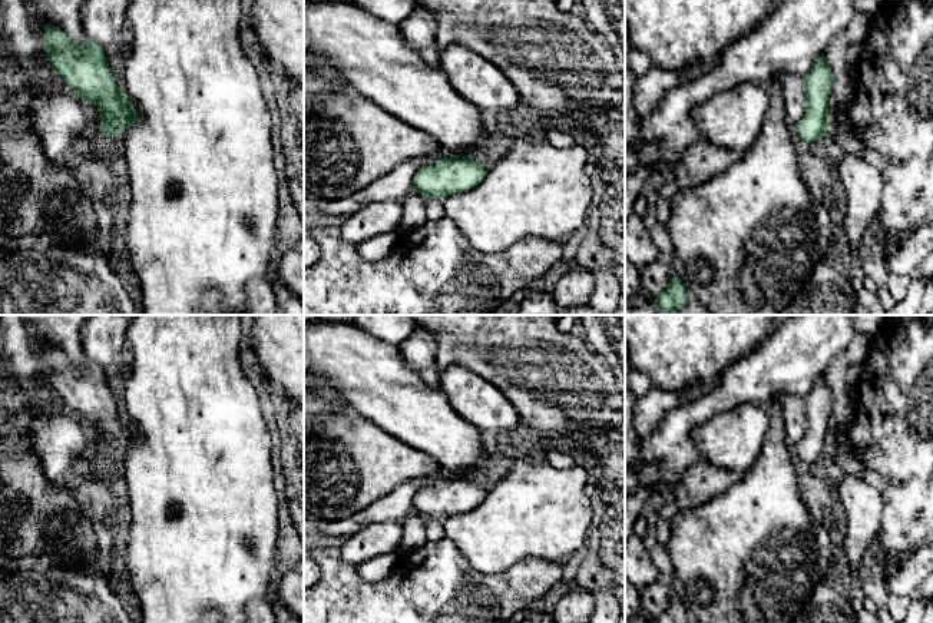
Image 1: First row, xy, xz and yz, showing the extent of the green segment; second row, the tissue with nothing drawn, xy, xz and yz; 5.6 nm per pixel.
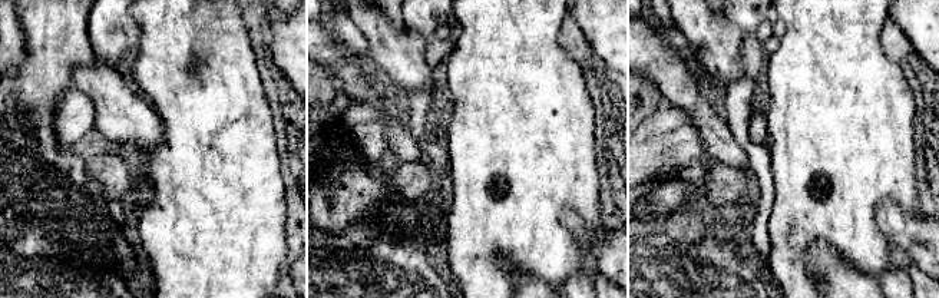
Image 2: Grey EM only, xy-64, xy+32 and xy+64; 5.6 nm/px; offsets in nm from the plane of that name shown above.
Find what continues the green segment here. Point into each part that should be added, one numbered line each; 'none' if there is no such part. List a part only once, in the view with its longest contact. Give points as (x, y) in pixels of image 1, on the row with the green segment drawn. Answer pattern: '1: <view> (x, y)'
none

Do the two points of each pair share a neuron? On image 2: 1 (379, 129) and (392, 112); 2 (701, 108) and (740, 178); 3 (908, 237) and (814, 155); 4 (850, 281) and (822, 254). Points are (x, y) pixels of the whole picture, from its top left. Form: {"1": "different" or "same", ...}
{"1": "same", "2": "different", "3": "different", "4": "same"}

